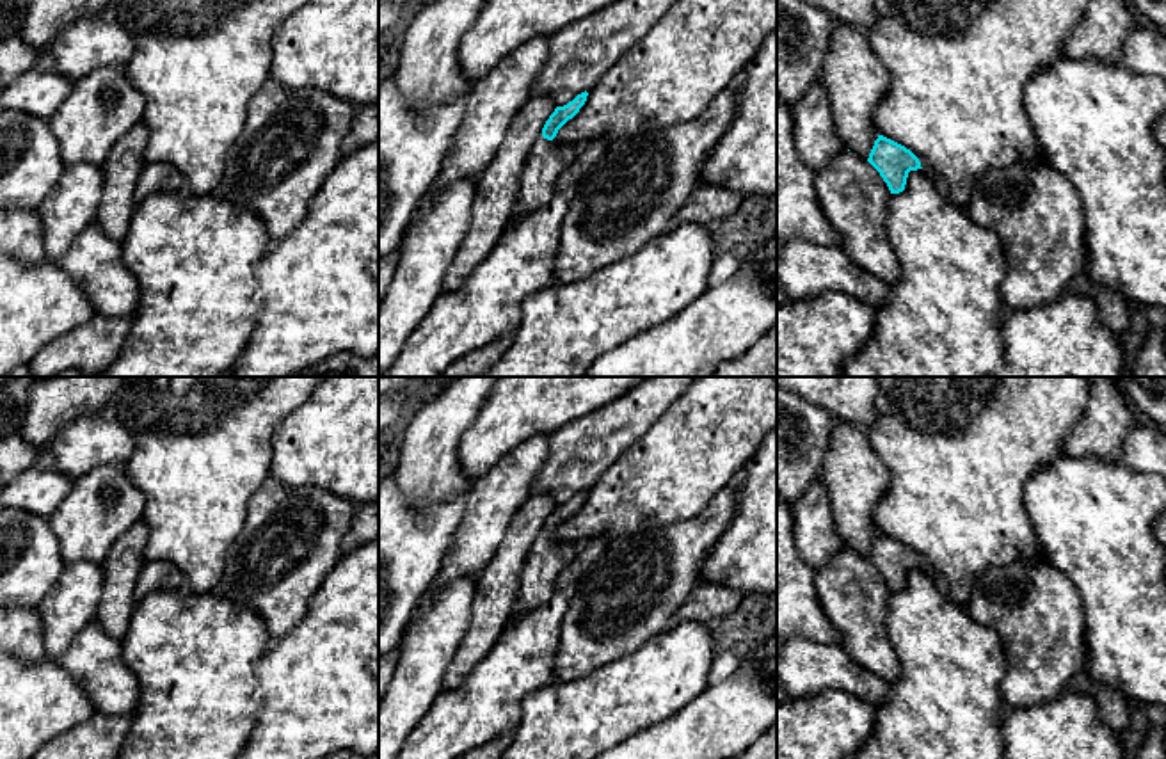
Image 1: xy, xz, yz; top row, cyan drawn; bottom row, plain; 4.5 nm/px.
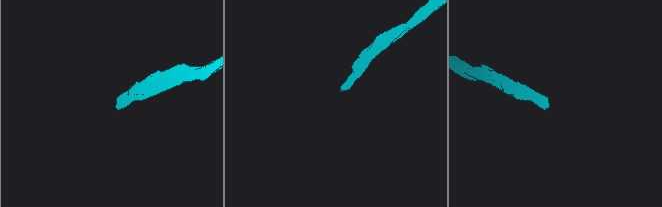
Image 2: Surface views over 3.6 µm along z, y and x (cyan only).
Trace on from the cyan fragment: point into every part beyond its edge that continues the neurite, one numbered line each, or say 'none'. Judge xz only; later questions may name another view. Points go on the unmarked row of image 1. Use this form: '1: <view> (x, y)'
1: xz (546, 559)

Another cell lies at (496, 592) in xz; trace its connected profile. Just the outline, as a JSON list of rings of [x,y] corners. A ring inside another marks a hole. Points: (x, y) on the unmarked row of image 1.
[[[542,492],[530,496],[512,517],[498,551],[478,574],[469,627],[444,672],[443,690],[457,688],[498,642],[517,601],[530,547],[555,507],[553,496]]]

